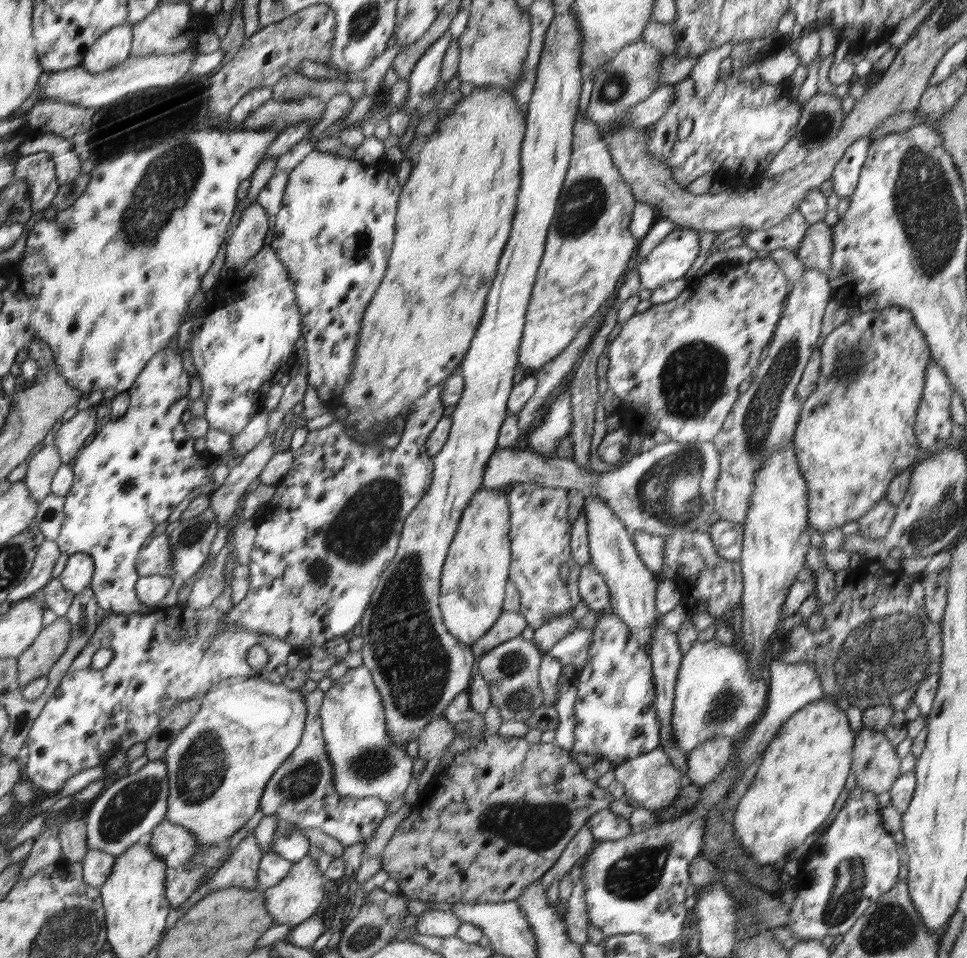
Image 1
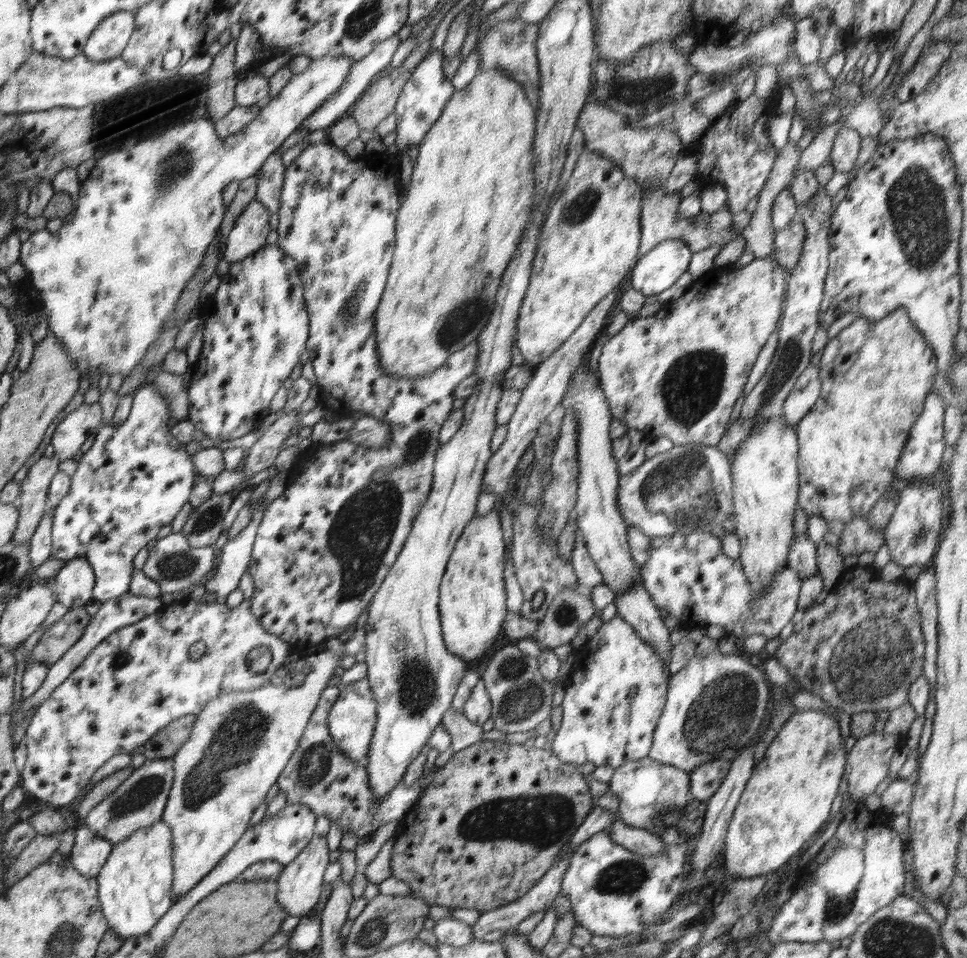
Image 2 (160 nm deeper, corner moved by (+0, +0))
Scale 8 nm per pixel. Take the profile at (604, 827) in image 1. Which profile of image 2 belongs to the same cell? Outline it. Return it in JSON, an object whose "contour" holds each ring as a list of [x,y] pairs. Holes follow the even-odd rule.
{"contour":[[[616,818],[606,828],[606,832],[616,844],[628,850],[634,850],[634,853],[639,853],[646,857],[666,854],[666,844],[662,842],[661,837],[654,836],[643,828],[624,824],[619,818]]]}

